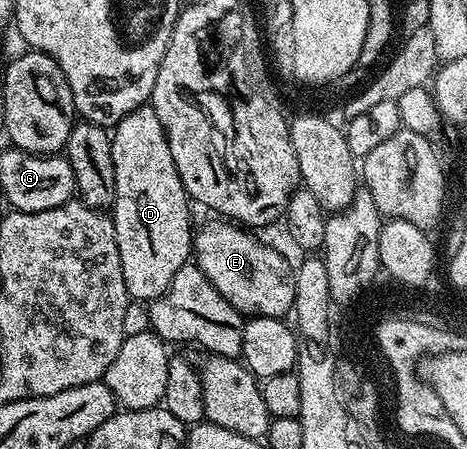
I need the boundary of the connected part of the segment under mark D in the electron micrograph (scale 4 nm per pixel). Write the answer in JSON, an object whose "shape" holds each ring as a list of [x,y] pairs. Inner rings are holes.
{"shape":[[[152,105],[140,106],[135,112],[123,116],[117,125],[112,127],[111,160],[115,164],[115,200],[111,207],[111,217],[115,228],[115,240],[119,248],[119,260],[123,264],[123,280],[127,284],[130,299],[148,304],[158,298],[175,280],[175,272],[183,268],[191,258],[193,249],[194,227],[189,227],[189,206],[191,199],[185,193],[171,160],[171,148],[159,116],[155,116]]]}

